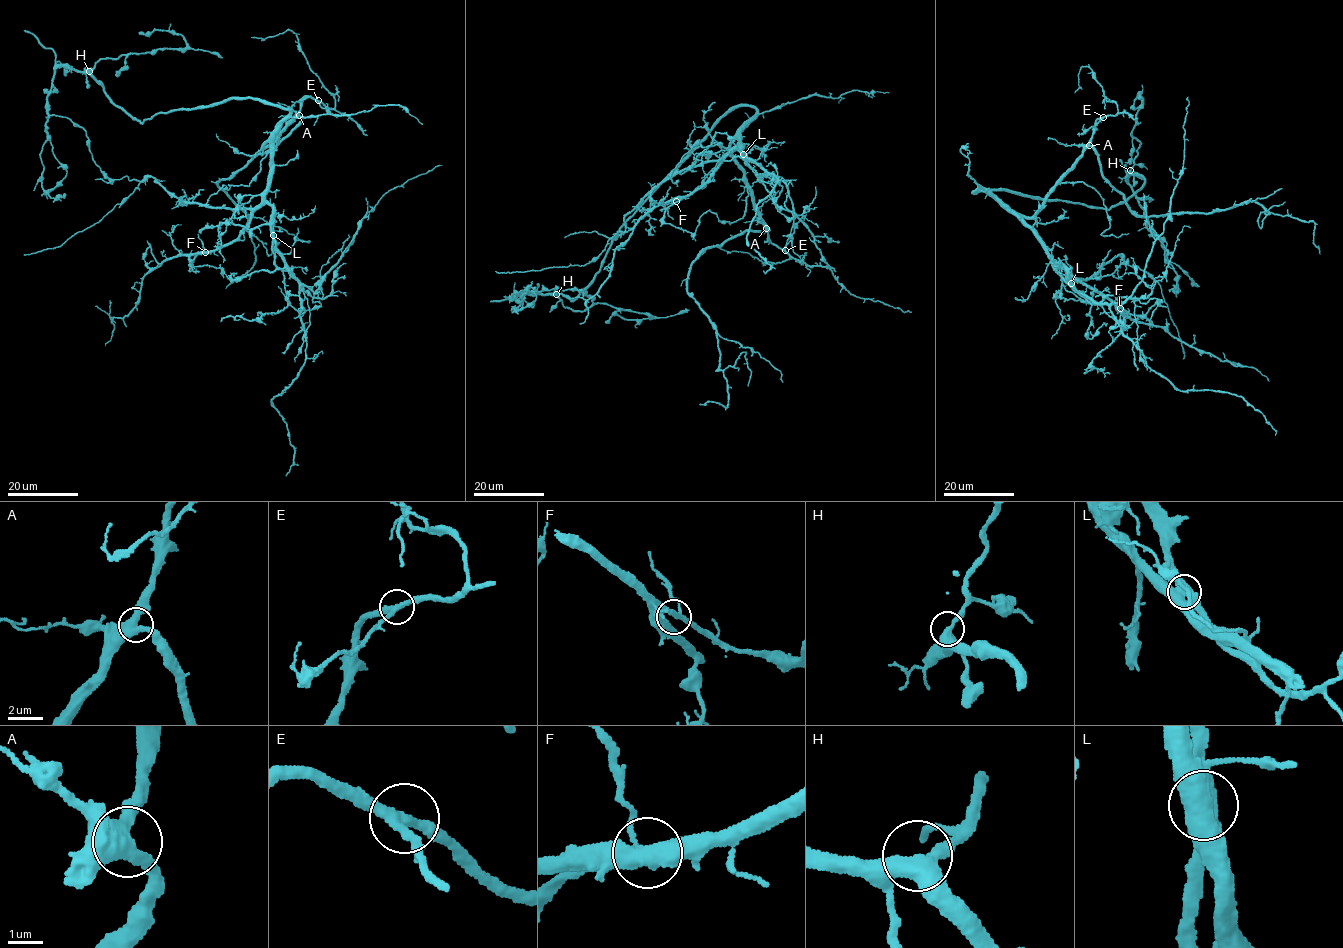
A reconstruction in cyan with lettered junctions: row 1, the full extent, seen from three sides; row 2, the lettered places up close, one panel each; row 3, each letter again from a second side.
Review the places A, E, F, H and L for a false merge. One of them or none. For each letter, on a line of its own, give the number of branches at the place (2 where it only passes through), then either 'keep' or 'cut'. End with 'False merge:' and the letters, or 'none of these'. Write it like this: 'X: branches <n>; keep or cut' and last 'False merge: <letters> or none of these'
A: branches 3; keep
E: branches 3; keep
F: branches 3; keep
H: branches 3; keep
L: branches 3; cut
False merge: L

